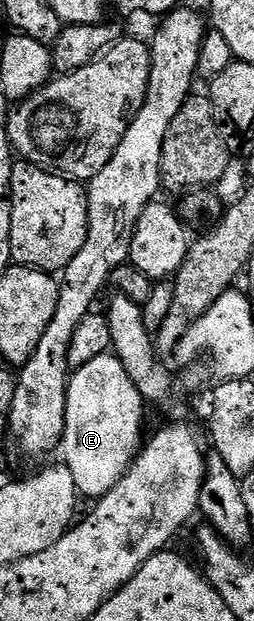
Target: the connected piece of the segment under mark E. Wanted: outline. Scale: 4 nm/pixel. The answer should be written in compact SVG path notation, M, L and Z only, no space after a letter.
M112 354L94 358L87 362L87 366L76 369L70 375L65 407L65 433L61 435L59 452L65 455L62 456L63 463L71 470L71 478L75 478L75 486L82 497L106 496L128 474L129 467L136 460L147 436L145 408L147 401L139 394L135 382L131 382L123 362L119 362Z

